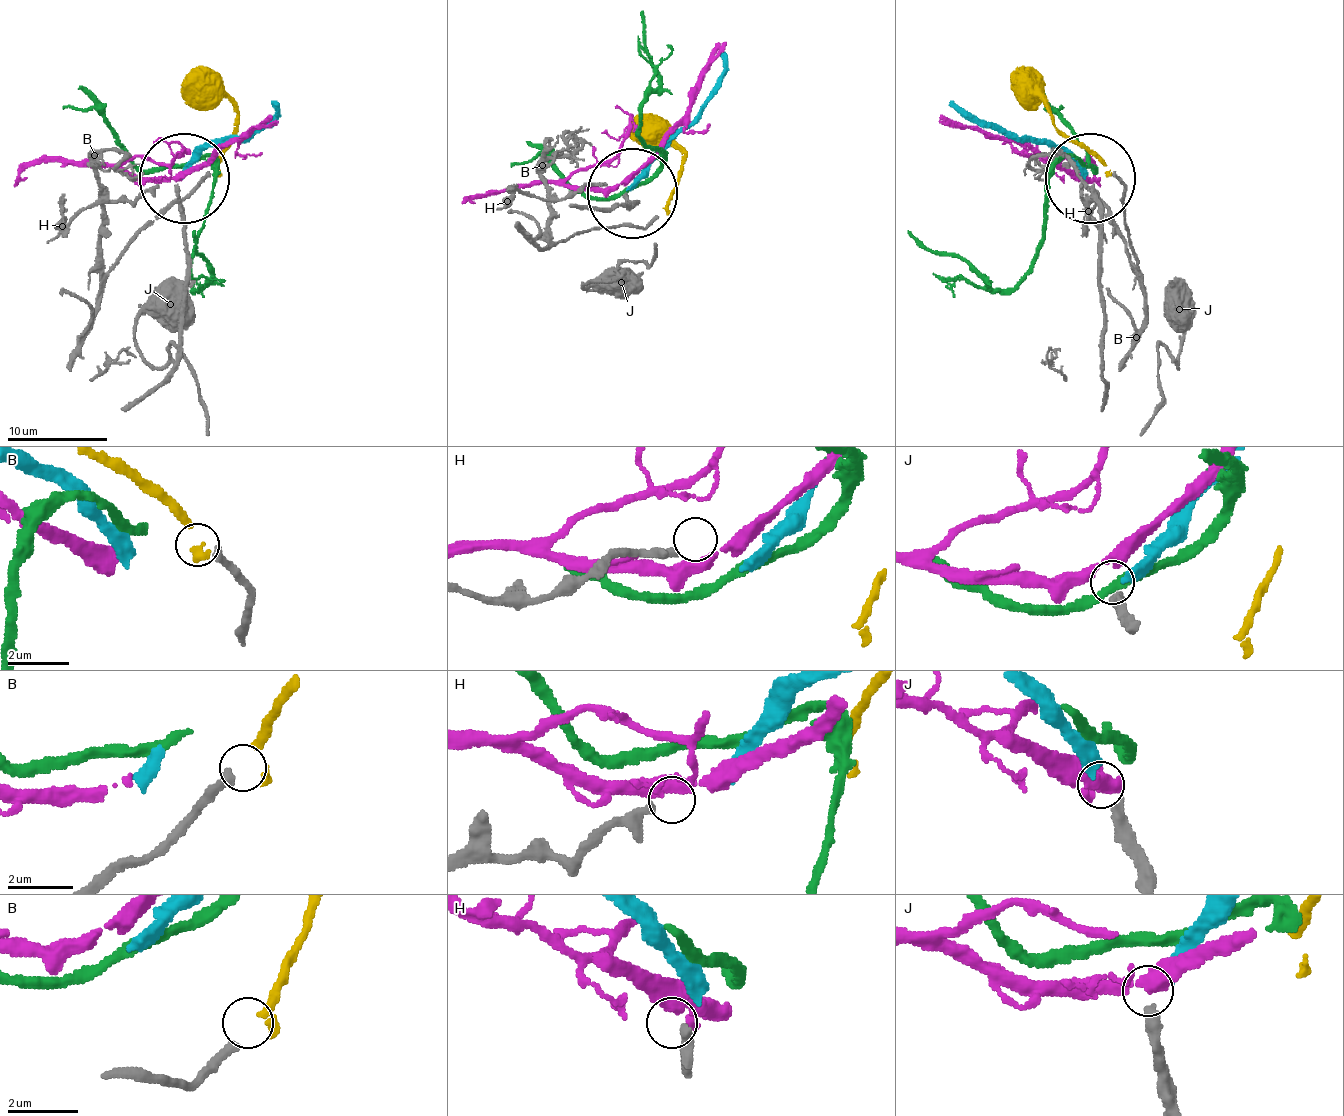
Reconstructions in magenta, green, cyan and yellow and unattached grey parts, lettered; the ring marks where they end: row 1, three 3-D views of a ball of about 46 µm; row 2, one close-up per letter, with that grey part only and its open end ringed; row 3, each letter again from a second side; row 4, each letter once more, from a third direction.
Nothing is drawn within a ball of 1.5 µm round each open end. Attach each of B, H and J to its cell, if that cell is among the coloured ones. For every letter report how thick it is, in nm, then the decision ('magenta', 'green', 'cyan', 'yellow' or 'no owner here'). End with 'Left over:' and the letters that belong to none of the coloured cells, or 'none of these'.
B: 260 nm | yellow
H: 220 nm | no owner here
J: 320 nm | cyan
Left over: H

